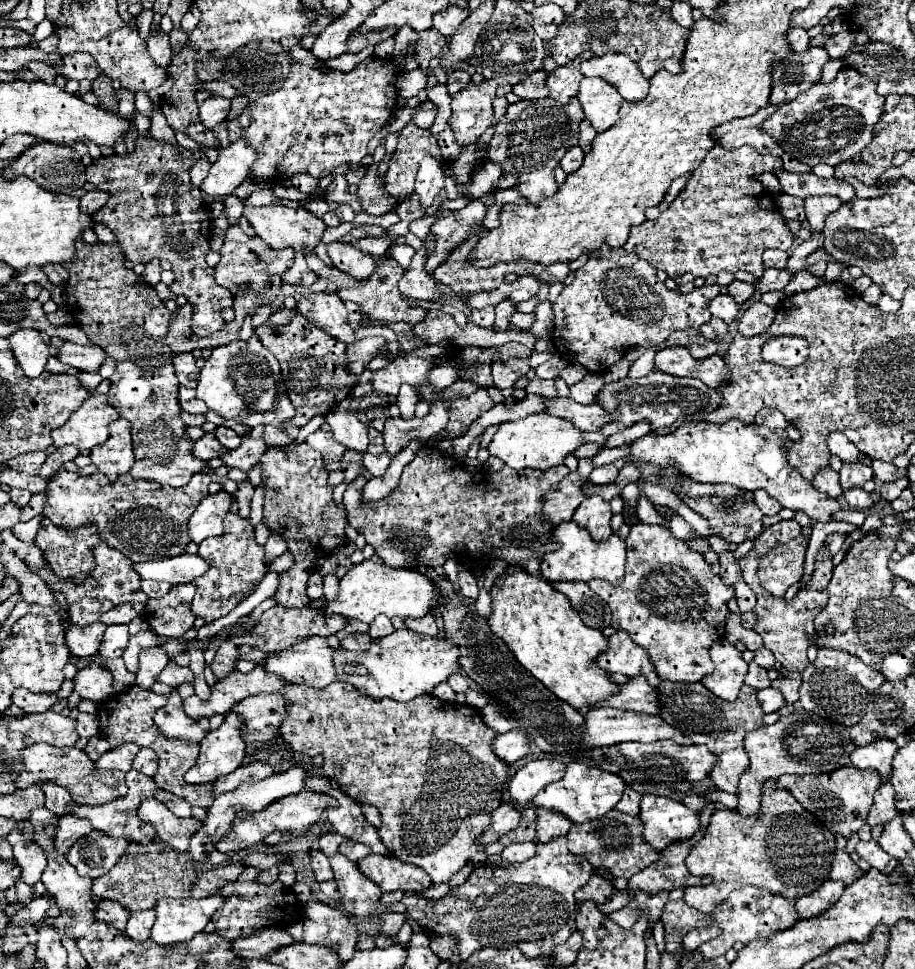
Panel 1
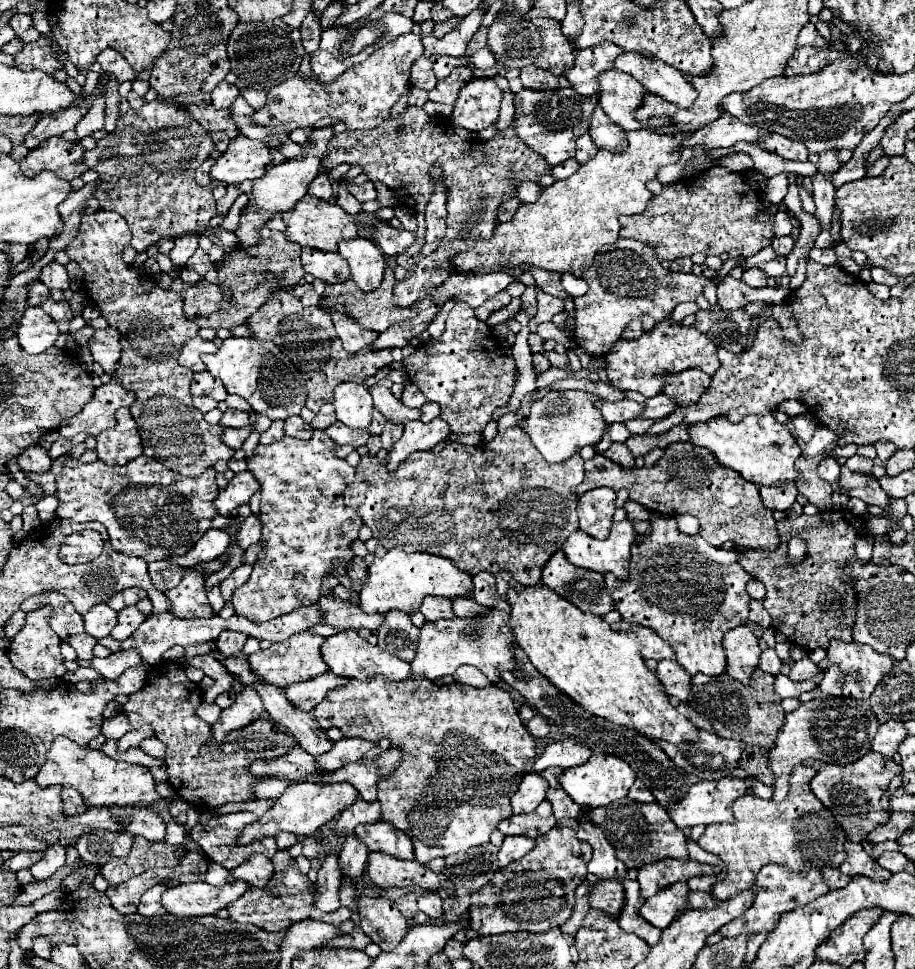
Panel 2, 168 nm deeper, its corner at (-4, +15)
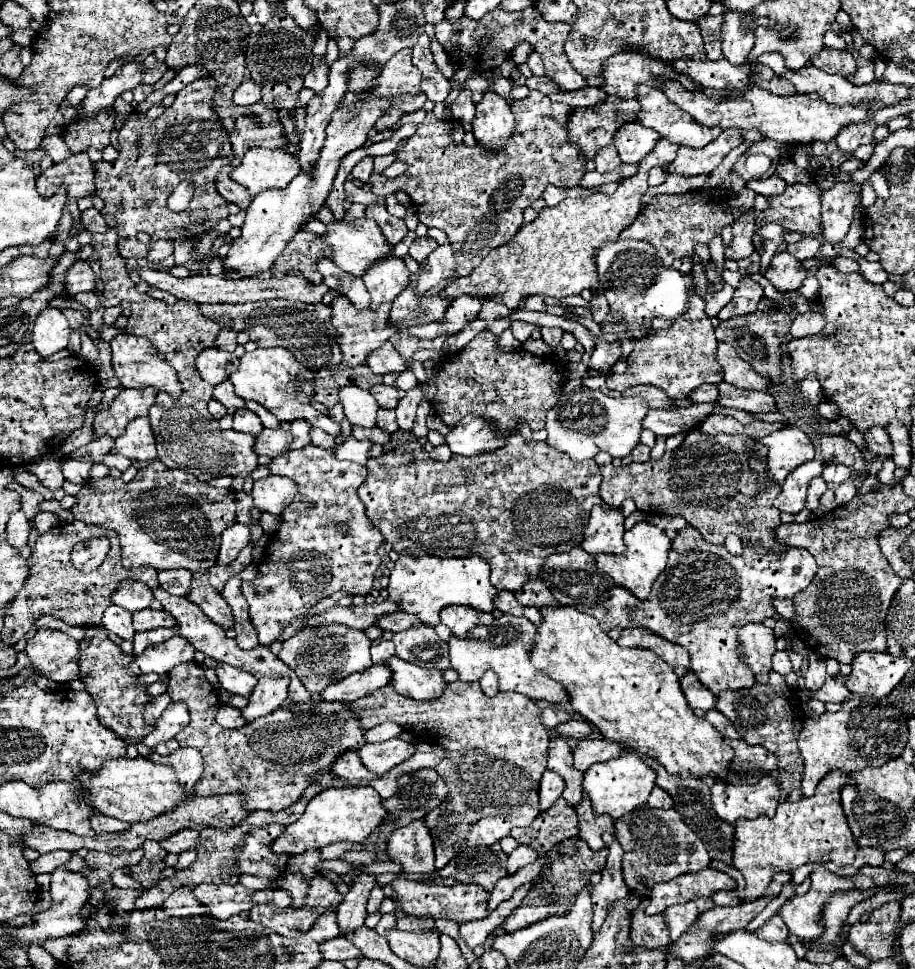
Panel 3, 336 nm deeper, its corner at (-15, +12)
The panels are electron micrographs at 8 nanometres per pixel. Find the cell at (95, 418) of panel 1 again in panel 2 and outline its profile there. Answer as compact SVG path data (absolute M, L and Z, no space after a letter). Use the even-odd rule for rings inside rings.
M111 380L109 384L101 384L95 388L93 398L83 406L83 410L61 422L57 432L63 438L71 438L79 432L97 436L99 432L113 428L115 412L123 406L131 406L135 402L133 392L127 392L119 380Z

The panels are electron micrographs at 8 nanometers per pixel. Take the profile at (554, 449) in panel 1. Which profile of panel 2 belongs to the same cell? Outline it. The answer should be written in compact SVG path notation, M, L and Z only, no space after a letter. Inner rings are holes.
M567 390L567 392L547 392L541 400L535 400L531 406L529 416L525 418L525 432L531 438L533 446L543 454L547 462L563 462L577 454L583 446L595 446L601 440L601 432L607 426L601 420L601 412L593 408L593 400L597 396L581 390Z

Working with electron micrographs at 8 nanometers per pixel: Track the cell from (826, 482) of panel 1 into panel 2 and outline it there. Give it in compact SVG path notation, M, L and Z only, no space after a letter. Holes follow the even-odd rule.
M833 456L821 460L821 464L819 464L819 476L831 484L835 484L839 480L839 470L841 470L841 466Z

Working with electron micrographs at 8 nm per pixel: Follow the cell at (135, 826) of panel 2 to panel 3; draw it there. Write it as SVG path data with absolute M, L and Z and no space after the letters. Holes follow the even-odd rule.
M182 831L180 835L172 835L172 839L164 839L160 841L160 845L168 851L168 853L176 853L180 855L182 851L192 851L198 847L200 835L198 831Z

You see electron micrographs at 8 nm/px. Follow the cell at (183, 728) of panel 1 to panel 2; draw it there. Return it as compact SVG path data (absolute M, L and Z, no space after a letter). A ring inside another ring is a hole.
M201 702L195 712L197 712L197 716L199 716L201 720L205 720L207 724L215 724L215 722L217 722L217 716L219 716L219 712L221 712L221 708L219 708L217 704Z

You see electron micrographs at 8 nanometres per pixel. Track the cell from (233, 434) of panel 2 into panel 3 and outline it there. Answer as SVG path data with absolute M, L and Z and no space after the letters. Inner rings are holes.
M264 429L260 437L256 437L256 453L268 457L280 457L290 449L292 433L284 429Z

